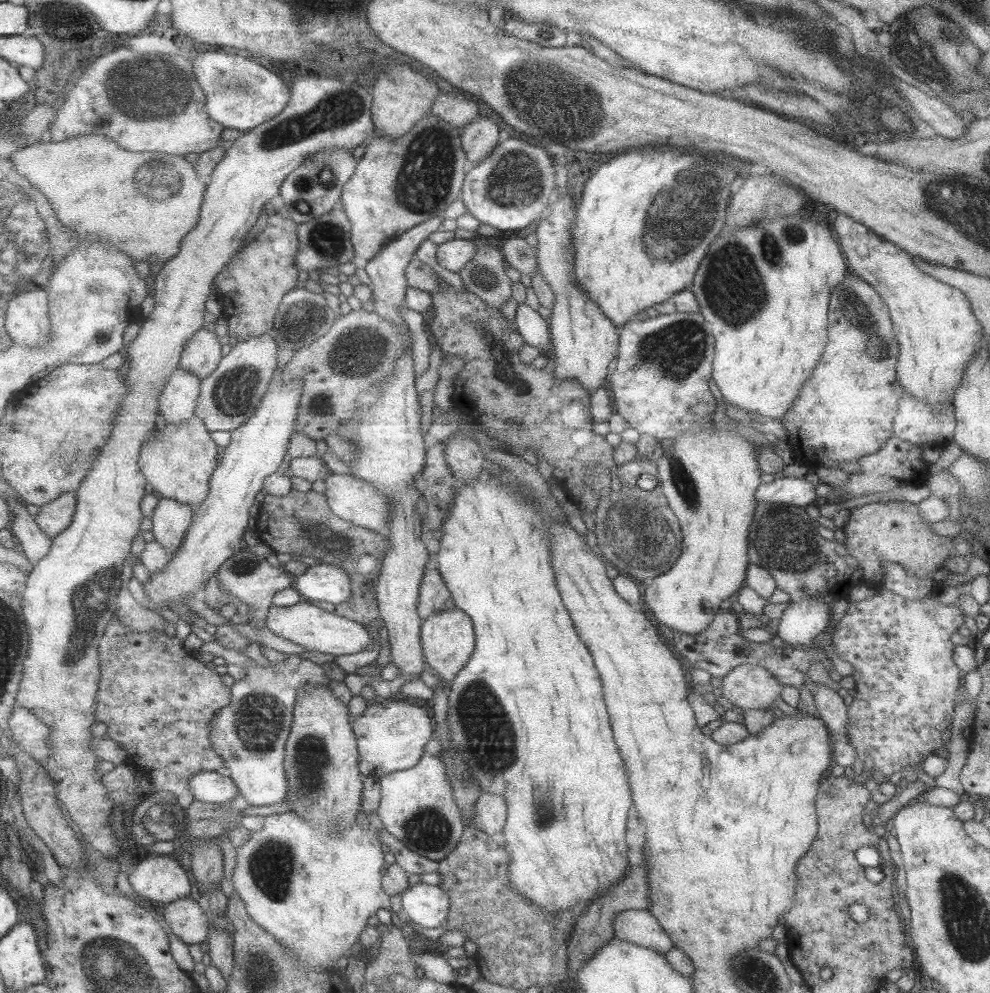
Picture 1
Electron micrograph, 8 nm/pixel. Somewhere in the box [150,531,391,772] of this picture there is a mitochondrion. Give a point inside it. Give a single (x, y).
(256, 722)

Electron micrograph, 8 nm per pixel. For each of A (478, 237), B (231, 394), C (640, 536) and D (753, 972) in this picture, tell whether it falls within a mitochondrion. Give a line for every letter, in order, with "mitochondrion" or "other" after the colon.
A: other
B: mitochondrion
C: mitochondrion
D: mitochondrion

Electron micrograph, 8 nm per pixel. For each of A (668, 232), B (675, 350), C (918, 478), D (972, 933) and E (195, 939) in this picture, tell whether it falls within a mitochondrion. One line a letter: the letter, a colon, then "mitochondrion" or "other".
A: mitochondrion
B: mitochondrion
C: other
D: mitochondrion
E: other

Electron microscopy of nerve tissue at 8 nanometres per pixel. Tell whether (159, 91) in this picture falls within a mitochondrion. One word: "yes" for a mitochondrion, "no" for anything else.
yes

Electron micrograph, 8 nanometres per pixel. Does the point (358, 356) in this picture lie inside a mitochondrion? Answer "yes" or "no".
yes

